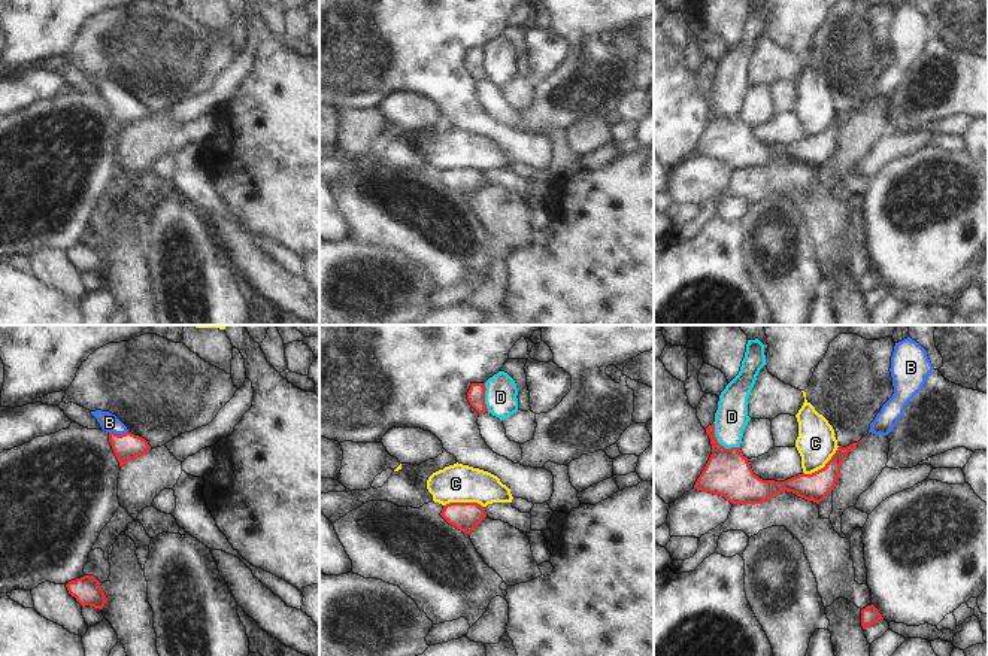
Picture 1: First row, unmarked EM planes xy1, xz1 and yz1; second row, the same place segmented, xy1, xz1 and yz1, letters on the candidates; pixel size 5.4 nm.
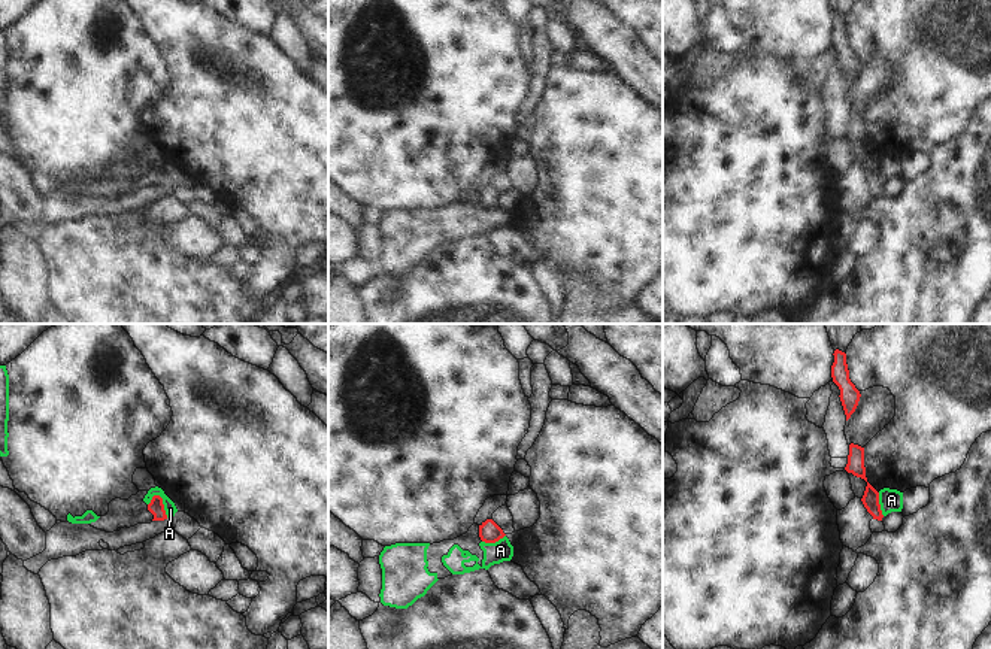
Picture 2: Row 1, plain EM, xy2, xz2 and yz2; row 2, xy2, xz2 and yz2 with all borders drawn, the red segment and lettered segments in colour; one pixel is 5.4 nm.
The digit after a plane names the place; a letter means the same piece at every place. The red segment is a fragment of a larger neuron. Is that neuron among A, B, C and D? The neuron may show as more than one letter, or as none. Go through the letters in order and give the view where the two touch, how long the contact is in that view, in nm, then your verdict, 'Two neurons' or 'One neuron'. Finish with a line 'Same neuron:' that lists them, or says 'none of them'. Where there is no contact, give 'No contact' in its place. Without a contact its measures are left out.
A: Touches red in xy2. Shared border 150 nm. Two neurons
B: Touches red in xy1. Shared border 110 nm. One neuron
C: Touches red in yz1. Shared border 240 nm. Two neurons
D: Touches red in yz1. Shared border 200 nm. Two neurons
Same neuron: B.

